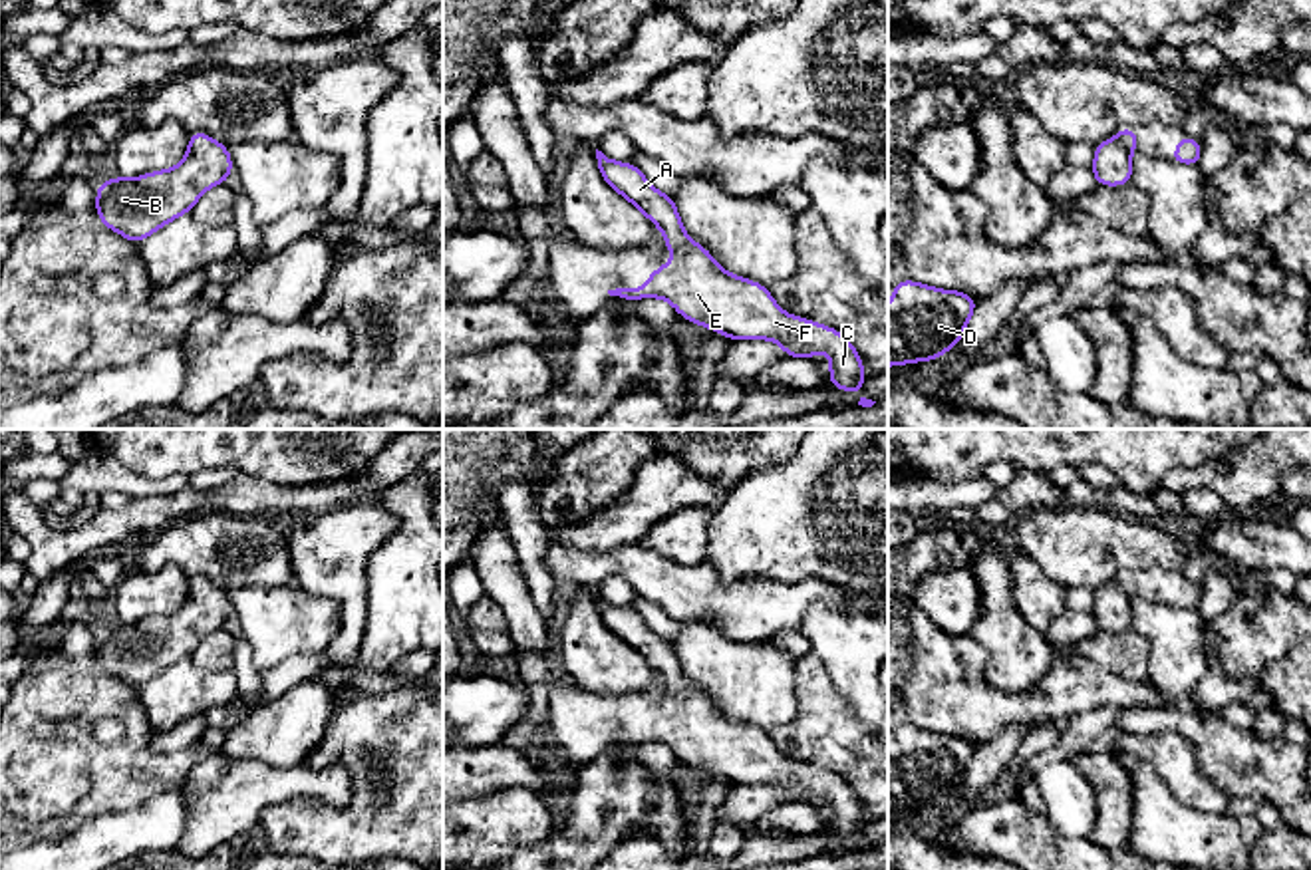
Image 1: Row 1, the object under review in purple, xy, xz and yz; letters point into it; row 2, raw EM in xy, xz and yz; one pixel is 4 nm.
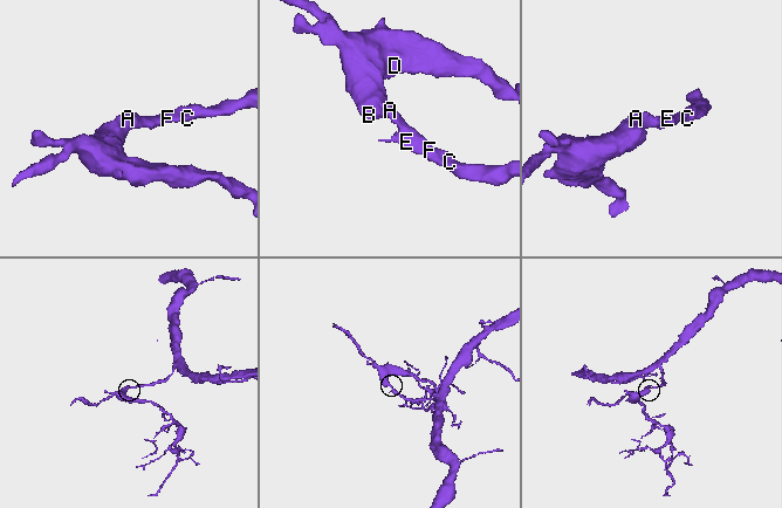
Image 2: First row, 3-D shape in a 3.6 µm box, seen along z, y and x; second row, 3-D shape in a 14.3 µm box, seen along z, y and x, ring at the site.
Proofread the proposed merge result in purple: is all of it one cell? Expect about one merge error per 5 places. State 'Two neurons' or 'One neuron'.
One neuron

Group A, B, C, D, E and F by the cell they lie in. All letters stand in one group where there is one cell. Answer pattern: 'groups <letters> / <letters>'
groups A B C D E F

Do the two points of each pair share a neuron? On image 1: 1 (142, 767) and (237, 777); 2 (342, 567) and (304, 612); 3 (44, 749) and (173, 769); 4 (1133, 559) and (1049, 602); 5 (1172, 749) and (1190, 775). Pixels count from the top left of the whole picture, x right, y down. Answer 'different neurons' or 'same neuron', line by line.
1: different neurons
2: different neurons
3: same neuron
4: different neurons
5: same neuron

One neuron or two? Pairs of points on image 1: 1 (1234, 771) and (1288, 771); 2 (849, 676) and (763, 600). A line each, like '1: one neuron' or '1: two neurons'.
1: one neuron
2: two neurons

